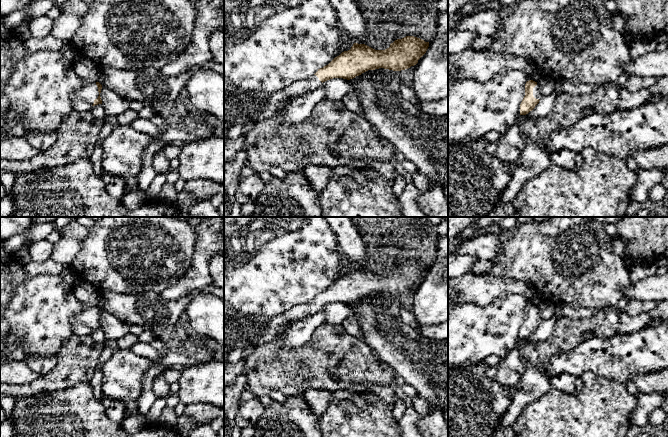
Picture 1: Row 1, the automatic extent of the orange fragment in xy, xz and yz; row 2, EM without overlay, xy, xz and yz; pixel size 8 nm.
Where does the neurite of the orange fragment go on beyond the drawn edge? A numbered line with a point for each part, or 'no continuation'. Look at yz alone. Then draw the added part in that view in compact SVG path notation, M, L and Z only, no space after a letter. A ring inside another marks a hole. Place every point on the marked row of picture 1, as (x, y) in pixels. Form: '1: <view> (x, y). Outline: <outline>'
1: yz (536, 90). Outline: M538 83L533 88L533 96L534 96L534 98L539 99L539 100L542 98L541 93L540 93L539 84Z

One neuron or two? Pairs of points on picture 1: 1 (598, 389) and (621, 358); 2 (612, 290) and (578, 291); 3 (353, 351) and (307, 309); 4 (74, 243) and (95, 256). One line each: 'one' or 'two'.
1: two
2: one
3: two
4: two

